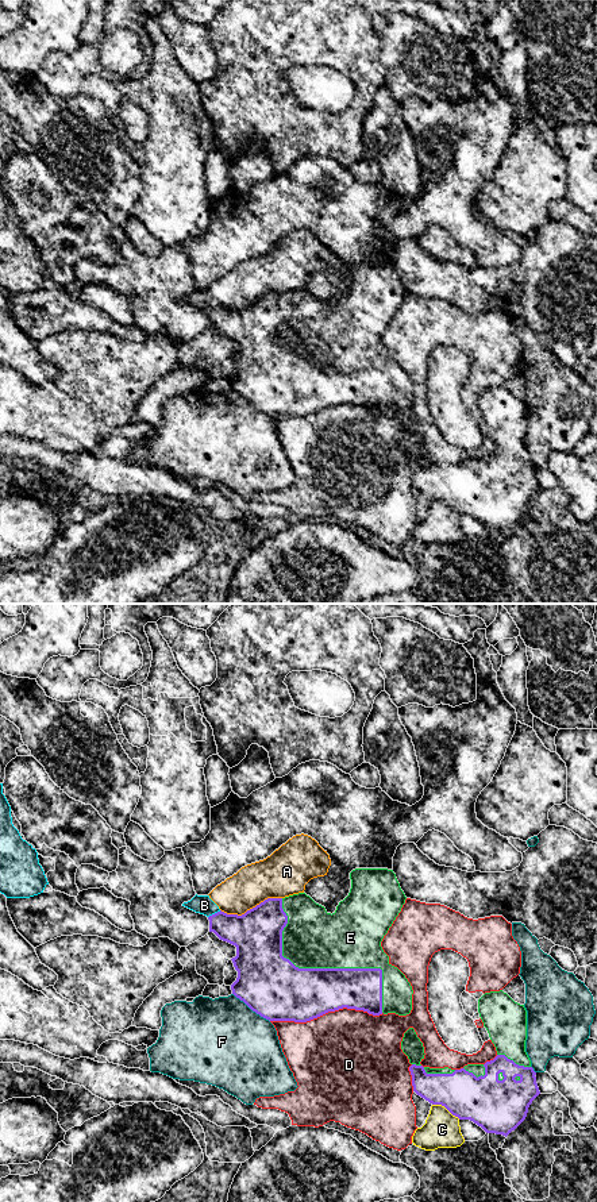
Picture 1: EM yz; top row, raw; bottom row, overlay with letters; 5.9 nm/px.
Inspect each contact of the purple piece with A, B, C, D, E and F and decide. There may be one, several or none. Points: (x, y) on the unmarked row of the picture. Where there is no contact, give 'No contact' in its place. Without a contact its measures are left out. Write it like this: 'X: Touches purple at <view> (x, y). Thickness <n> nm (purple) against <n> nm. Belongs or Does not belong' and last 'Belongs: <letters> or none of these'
A: Touches purple at yz (250, 304). Thickness 300 nm (purple) against 260 nm. Does not belong
B: Touches purple at yz (215, 308). Thickness 240 nm (purple) against 110 nm. Does not belong
C: Touches purple at yz (446, 503). Thickness 300 nm (purple) against 220 nm. Does not belong
D: Touches purple at yz (326, 407). Thickness 320 nm (purple) against 480 nm. Does not belong
E: Touches purple at yz (324, 363). Thickness 320 nm (purple) against 360 nm. Belongs
F: Touches purple at yz (251, 404). Thickness 380 nm (purple) against 500 nm. Does not belong
Belongs: E

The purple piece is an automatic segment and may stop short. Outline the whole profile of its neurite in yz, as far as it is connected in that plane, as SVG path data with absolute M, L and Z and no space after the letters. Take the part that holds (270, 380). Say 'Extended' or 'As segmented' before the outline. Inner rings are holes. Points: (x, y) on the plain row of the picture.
Extended. M355 263L350 267L350 274L350 288L332 309L305 288L298 288L285 293L267 293L242 311L220 305L208 312L209 327L236 342L236 351L231 354L238 366L238 373L231 380L236 393L269 416L307 417L343 402L373 411L411 408L412 381L405 370L389 358L389 351L381 342L407 292L393 265Z

